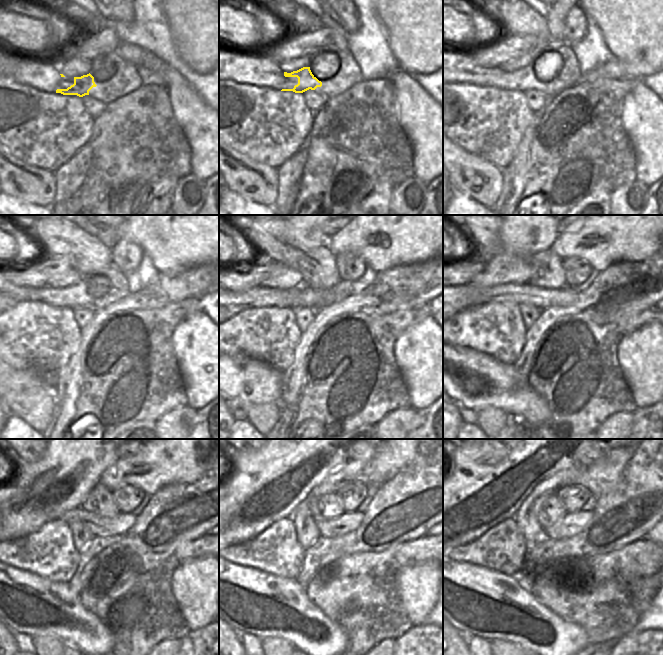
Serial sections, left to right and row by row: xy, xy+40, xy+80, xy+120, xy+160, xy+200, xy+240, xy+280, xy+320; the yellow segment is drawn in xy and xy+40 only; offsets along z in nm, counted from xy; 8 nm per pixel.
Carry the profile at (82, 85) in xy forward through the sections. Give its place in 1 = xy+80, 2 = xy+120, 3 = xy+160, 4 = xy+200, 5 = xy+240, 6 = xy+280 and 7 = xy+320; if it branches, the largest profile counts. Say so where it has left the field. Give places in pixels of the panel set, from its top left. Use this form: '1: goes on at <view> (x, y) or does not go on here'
1: goes on at xy+80 (529, 79)
2: goes on at xy+120 (77, 293)
3: goes on at xy+160 (302, 295)
4: goes on at xy+200 (463, 297)
5: goes on at xy+240 (100, 526)
6: goes on at xy+280 (346, 523)
7: goes on at xy+320 (574, 523)

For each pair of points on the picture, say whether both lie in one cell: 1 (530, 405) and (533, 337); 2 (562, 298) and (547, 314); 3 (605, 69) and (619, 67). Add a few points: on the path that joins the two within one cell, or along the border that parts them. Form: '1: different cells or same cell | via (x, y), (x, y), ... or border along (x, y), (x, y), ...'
1: different cells | border along (513, 365), (516, 373), (527, 381)
2: different cells | border along (576, 298), (570, 304), (551, 306), (540, 311)
3: same cell | via (608, 69), (616, 69)

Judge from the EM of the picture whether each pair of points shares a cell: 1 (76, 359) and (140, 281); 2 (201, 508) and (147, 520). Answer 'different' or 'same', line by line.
1: different
2: same

